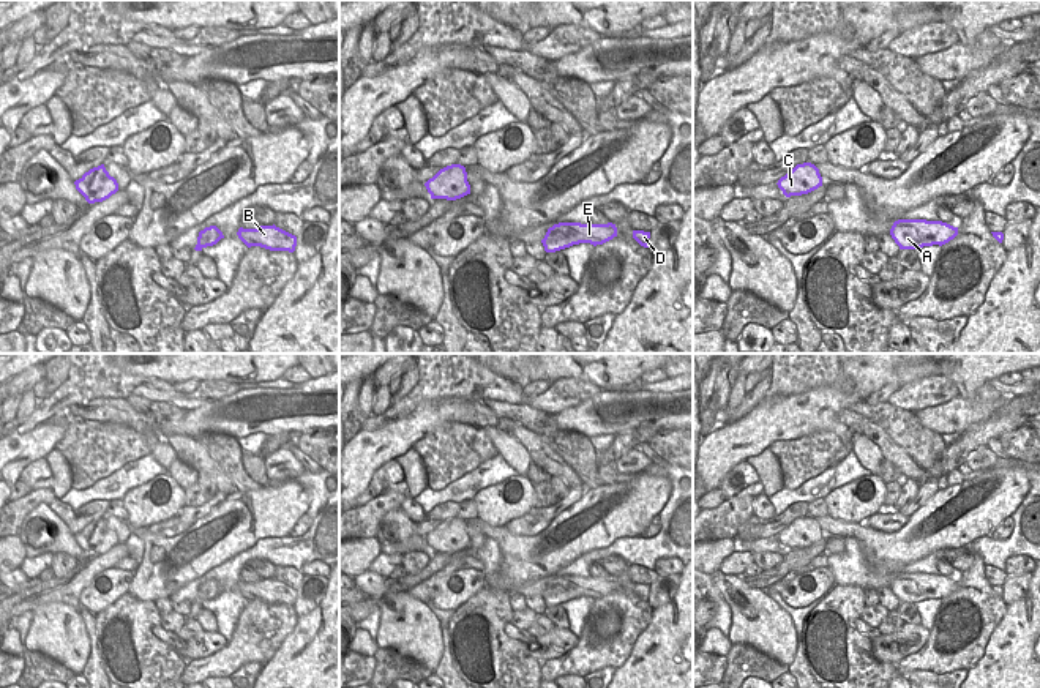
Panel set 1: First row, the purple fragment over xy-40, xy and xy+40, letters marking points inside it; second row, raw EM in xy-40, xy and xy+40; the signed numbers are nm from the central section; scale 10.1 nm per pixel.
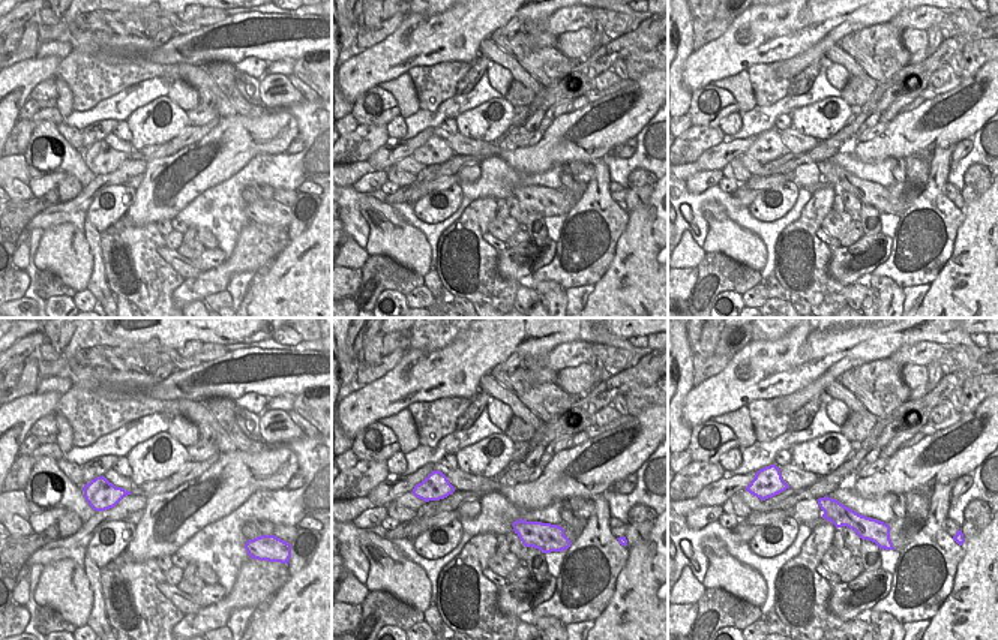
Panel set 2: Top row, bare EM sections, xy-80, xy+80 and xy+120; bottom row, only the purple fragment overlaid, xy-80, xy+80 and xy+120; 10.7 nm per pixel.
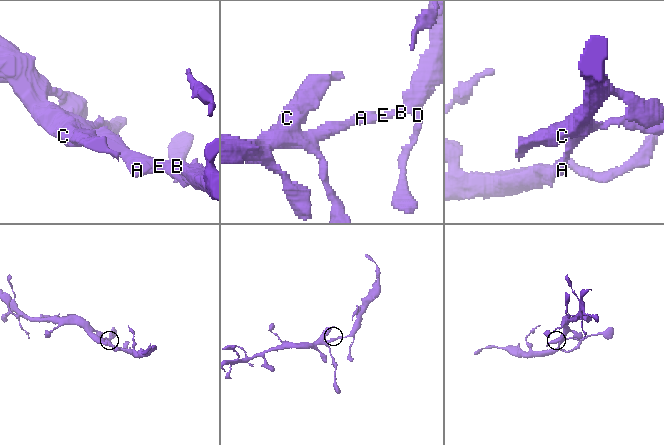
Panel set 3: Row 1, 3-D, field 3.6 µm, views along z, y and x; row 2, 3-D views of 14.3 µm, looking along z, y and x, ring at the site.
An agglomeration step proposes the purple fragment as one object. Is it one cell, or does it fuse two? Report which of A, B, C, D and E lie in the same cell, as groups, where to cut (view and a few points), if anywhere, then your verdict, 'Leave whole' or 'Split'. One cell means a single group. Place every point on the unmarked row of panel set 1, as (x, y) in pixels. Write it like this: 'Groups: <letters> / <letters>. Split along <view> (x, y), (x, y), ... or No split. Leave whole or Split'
Groups: A B C D E. No split. Leave whole

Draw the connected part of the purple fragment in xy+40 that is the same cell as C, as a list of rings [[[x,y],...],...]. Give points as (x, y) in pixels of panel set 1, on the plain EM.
[[[803,516],[781,530],[776,538],[786,551],[802,549],[822,540],[822,530],[814,518]]]

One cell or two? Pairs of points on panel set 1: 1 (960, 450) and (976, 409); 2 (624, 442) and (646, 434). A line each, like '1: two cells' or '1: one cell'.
1: two cells
2: one cell

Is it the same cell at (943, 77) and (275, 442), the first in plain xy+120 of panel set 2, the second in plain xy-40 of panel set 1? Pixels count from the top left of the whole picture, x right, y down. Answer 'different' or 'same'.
different

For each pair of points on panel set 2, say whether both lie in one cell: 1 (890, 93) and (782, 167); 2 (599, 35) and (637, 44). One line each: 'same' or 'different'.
1: same
2: different

